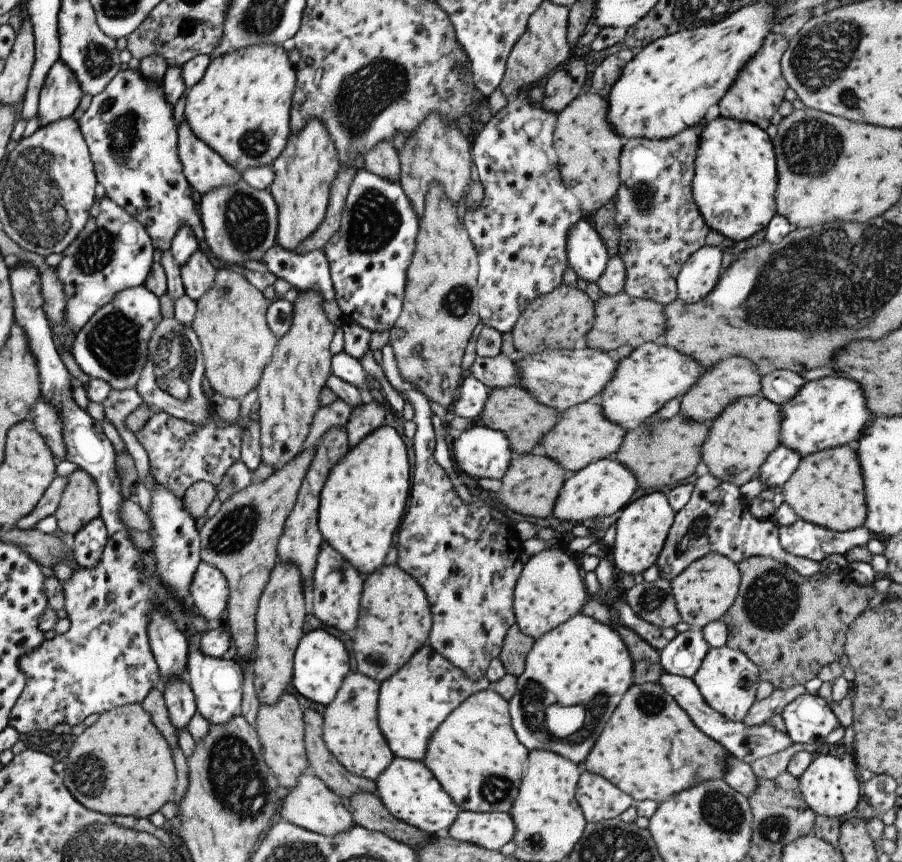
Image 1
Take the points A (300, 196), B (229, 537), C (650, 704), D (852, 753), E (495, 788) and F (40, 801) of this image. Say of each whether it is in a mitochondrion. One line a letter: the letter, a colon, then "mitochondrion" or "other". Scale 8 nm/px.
A: other
B: mitochondrion
C: mitochondrion
D: other
E: mitochondrion
F: other

